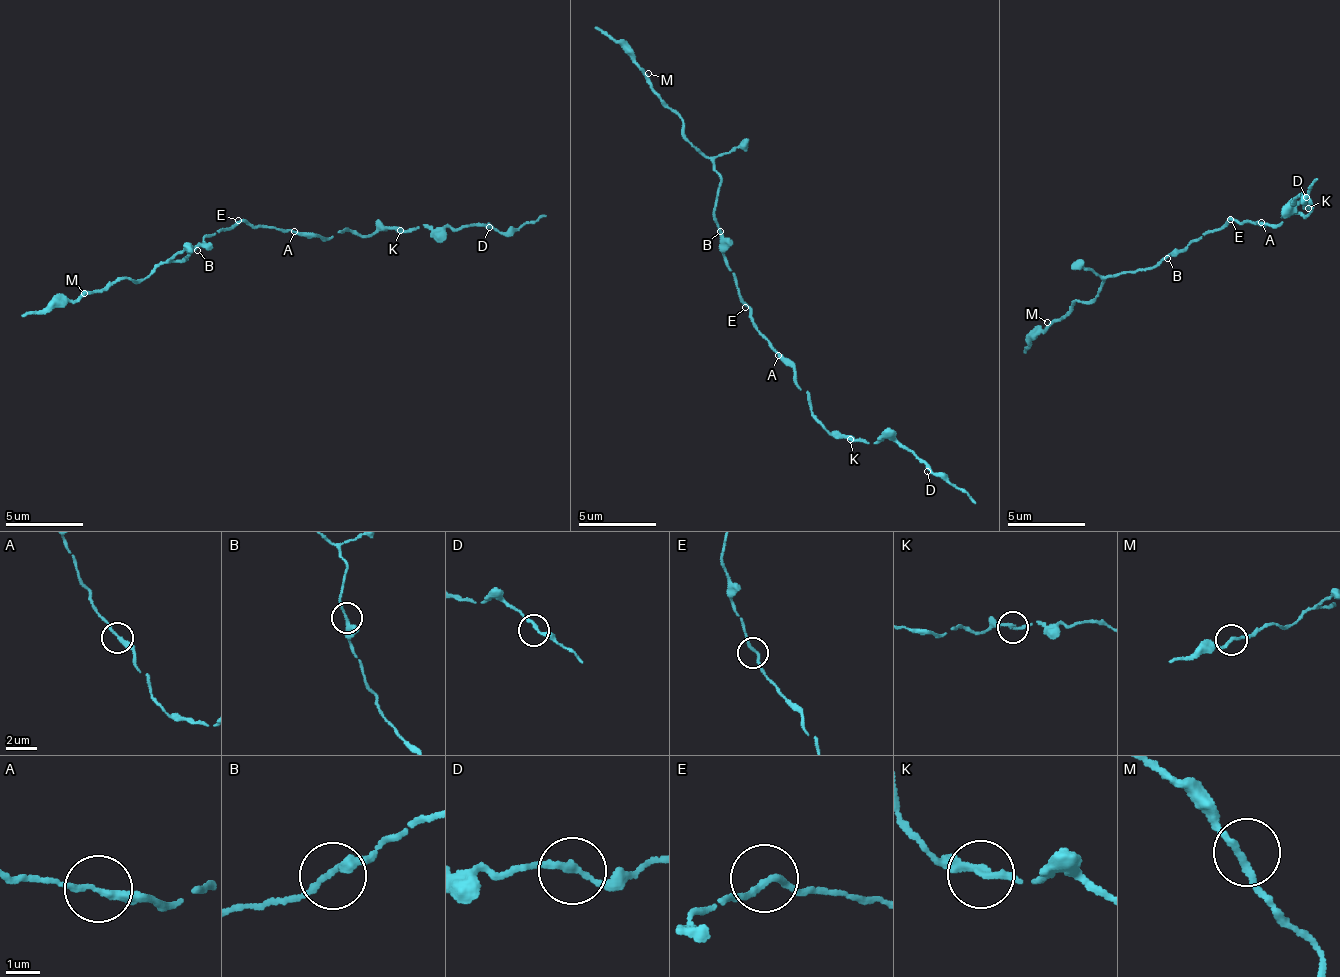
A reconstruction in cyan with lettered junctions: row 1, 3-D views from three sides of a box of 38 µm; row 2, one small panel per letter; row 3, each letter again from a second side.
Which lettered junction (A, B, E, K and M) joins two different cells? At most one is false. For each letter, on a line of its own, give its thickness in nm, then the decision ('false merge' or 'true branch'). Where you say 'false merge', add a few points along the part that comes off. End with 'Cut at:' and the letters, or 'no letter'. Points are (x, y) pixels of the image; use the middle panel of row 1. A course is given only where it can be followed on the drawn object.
A: calibre 220 nm; true branch
B: calibre 200 nm; true branch
E: calibre 180 nm; true branch
K: calibre 200 nm; true branch
M: calibre 200 nm; true branch
Cut at: no letter

